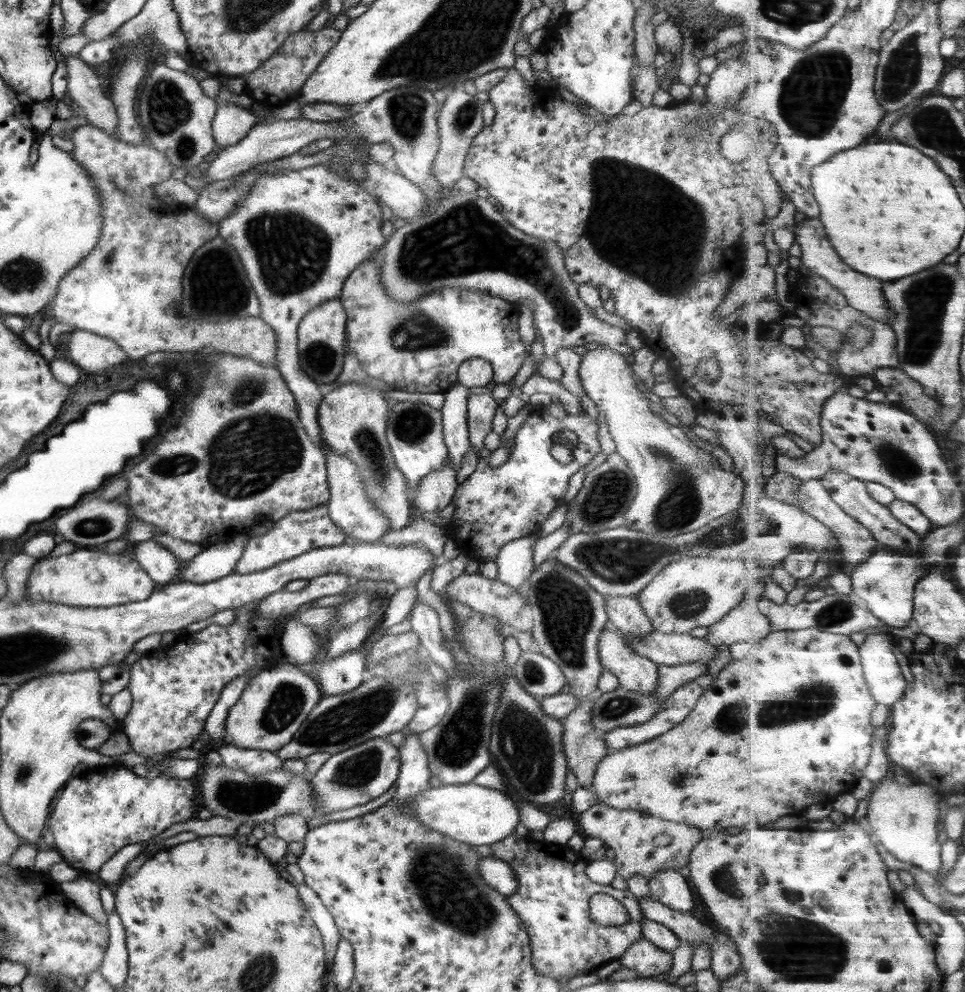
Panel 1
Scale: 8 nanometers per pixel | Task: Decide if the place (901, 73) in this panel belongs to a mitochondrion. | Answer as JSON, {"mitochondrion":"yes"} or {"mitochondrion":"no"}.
{"mitochondrion":"yes"}

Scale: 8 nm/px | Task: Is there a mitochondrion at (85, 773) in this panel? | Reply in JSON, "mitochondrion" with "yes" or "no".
{"mitochondrion":"no"}

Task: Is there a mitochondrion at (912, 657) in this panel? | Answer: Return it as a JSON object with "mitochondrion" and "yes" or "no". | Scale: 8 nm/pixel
{"mitochondrion":"no"}

